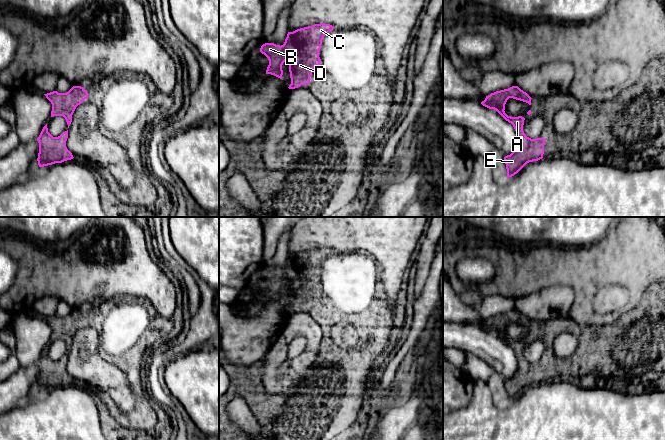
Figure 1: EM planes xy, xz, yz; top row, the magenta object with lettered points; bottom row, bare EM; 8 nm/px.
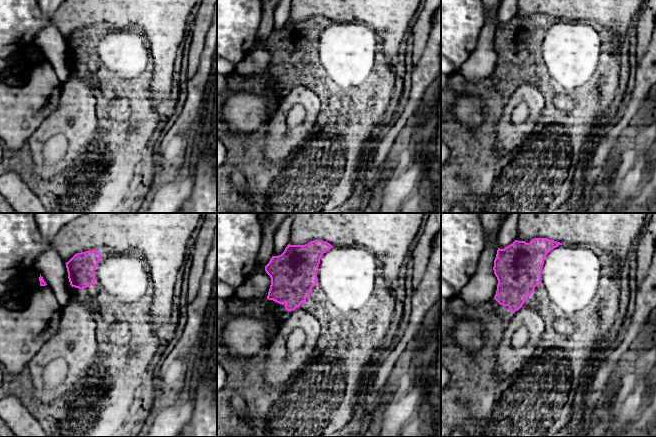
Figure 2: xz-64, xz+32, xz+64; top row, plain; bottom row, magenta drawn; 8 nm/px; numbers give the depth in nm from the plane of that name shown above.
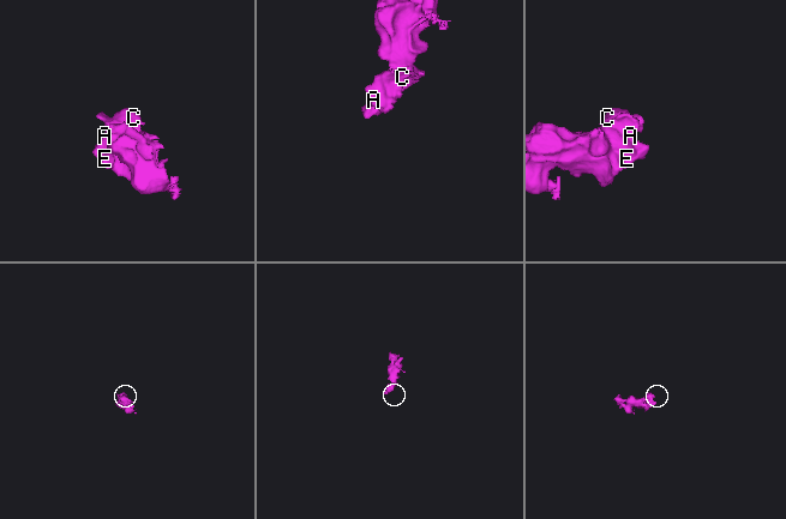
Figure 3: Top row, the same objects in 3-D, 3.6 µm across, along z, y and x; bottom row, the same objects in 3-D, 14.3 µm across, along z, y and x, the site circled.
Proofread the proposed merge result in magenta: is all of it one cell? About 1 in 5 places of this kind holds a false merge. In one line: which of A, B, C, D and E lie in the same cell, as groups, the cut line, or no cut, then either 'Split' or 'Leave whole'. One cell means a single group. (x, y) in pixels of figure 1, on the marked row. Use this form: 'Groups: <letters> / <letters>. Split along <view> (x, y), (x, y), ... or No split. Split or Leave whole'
Groups: A B C D E. No split. Leave whole

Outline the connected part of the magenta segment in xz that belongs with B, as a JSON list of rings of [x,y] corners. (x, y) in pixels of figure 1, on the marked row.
[[[314,24],[288,32],[281,46],[274,43],[263,44],[260,52],[269,60],[266,74],[282,79],[282,65],[286,61],[291,78],[289,89],[310,84],[313,68],[321,63],[319,52],[322,40],[333,29],[334,27],[330,24]]]

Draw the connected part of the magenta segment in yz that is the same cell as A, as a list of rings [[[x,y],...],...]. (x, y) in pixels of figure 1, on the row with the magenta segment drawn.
[[[518,86],[491,93],[481,102],[483,106],[496,110],[506,121],[513,125],[516,131],[518,146],[510,155],[504,157],[507,178],[517,174],[527,163],[542,159],[546,142],[544,138],[531,139],[526,136],[523,131],[524,117],[511,117],[505,113],[505,104],[509,98],[531,105],[532,98]]]

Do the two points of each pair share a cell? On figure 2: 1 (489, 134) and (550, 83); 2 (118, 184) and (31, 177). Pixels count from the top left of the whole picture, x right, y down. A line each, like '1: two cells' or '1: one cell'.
1: one cell
2: one cell

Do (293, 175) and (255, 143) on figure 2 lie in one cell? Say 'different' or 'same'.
same

